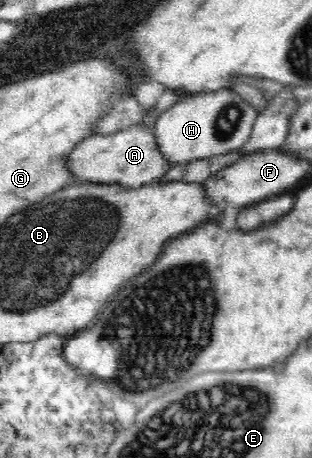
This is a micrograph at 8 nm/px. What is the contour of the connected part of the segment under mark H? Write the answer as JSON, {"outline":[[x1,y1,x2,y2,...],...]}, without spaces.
{"outline":[[230,88,186,96,165,110,152,129,156,144,170,165,205,160,242,148,260,113]]}

